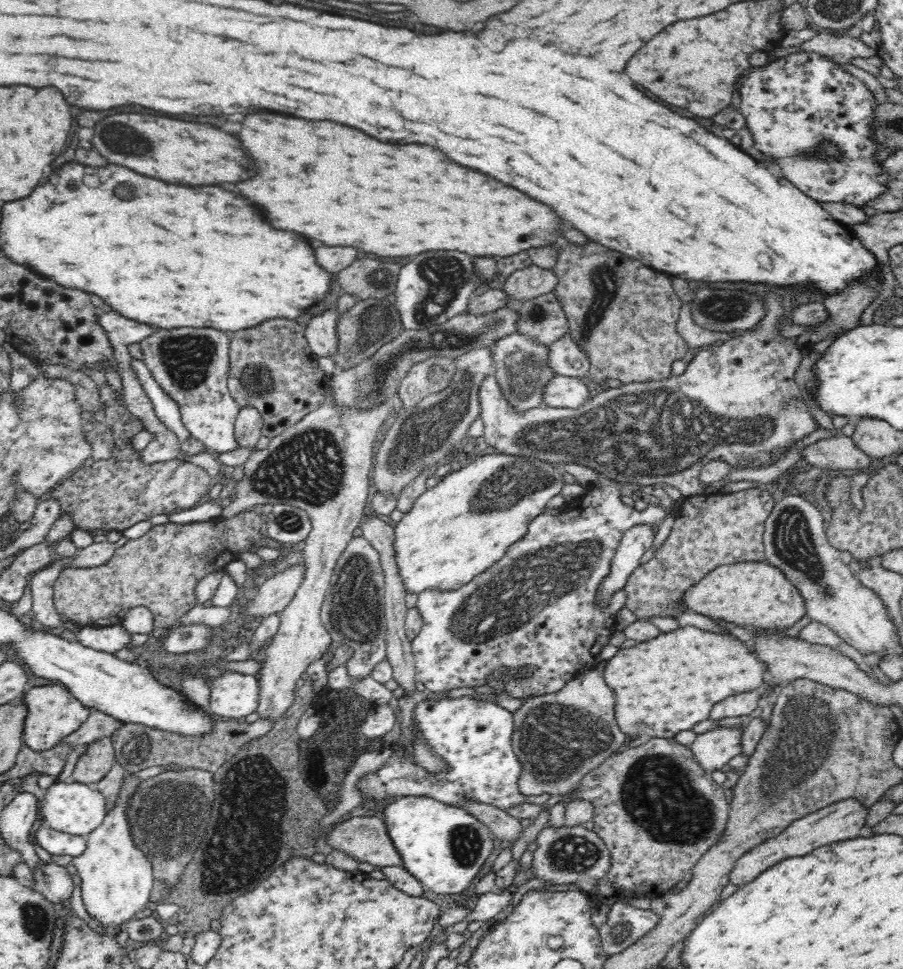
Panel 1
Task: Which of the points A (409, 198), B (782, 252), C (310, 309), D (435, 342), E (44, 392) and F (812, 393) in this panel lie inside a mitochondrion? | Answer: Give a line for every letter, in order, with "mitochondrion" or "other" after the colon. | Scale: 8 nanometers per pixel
A: other
B: other
C: other
D: mitochondrion
E: other
F: other

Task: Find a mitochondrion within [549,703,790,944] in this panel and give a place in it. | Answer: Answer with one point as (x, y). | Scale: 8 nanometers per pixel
(658, 794)

